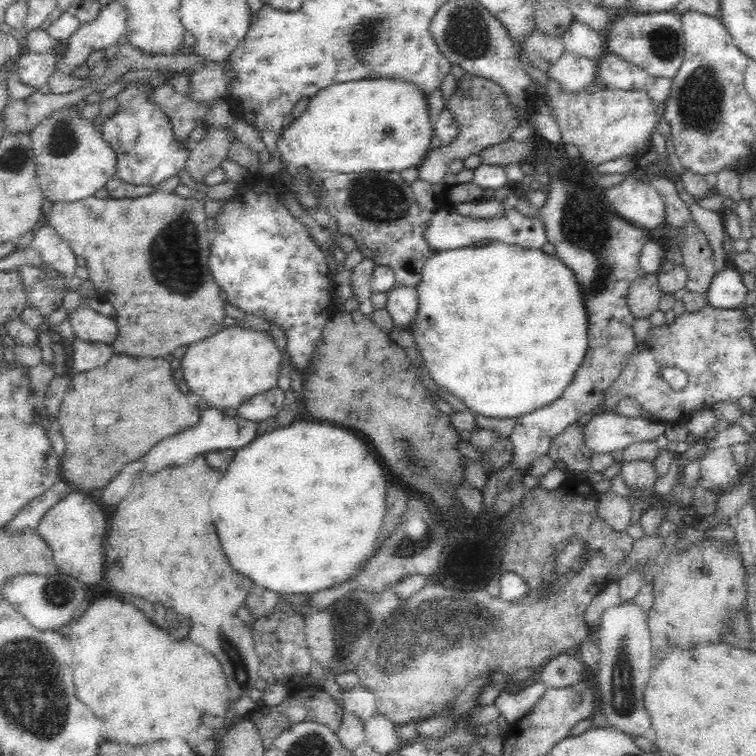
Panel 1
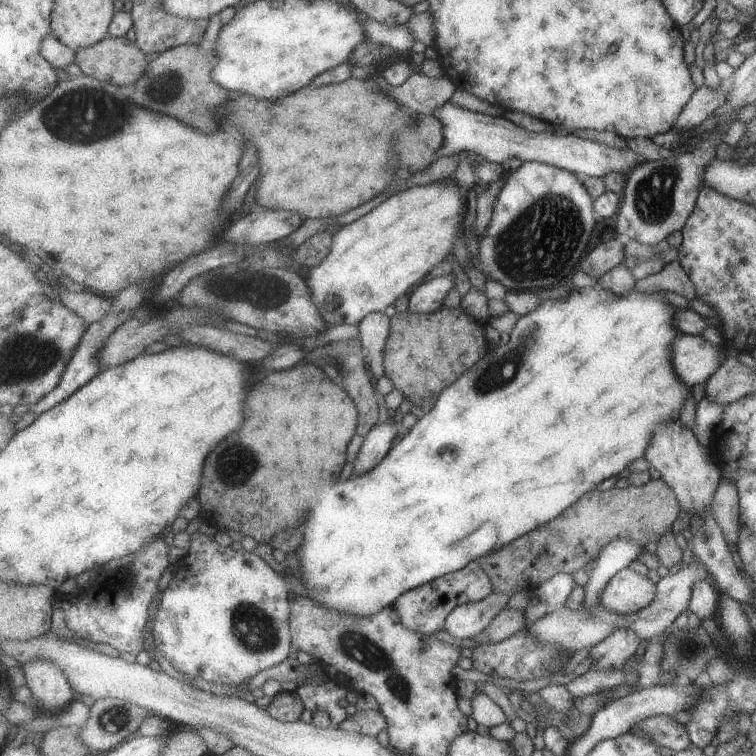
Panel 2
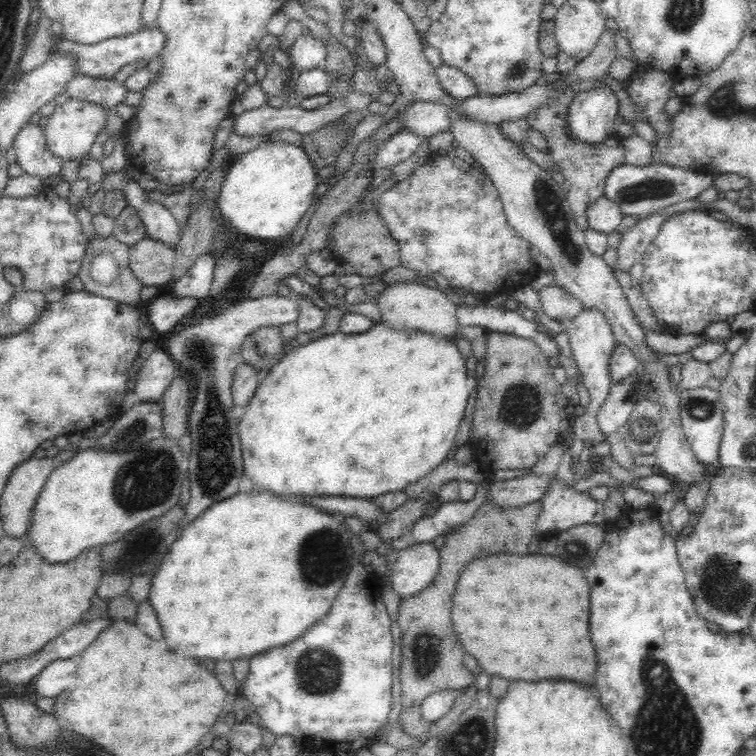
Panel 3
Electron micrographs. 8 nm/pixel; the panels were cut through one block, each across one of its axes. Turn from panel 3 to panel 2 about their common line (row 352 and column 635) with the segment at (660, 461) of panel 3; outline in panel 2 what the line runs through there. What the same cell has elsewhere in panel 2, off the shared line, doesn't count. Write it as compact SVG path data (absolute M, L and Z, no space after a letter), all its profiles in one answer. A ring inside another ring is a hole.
M614 629L602 642L590 649L591 669L620 670L636 654L641 638L628 629Z

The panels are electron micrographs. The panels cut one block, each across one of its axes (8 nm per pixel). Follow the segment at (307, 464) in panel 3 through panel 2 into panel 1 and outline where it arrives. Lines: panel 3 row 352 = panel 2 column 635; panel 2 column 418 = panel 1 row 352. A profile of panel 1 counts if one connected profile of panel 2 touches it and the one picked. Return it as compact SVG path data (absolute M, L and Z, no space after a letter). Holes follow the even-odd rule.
M503 242L482 244L477 248L472 246L452 248L450 250L435 251L433 256L425 262L422 280L415 286L418 295L418 310L413 323L406 328L412 334L417 349L422 356L427 373L439 388L459 398L468 411L473 414L486 415L487 418L518 418L533 410L549 405L573 381L574 375L584 360L588 350L588 309L585 306L585 290L577 280L572 267L562 262L557 255L544 253L541 247L524 247L509 245Z

